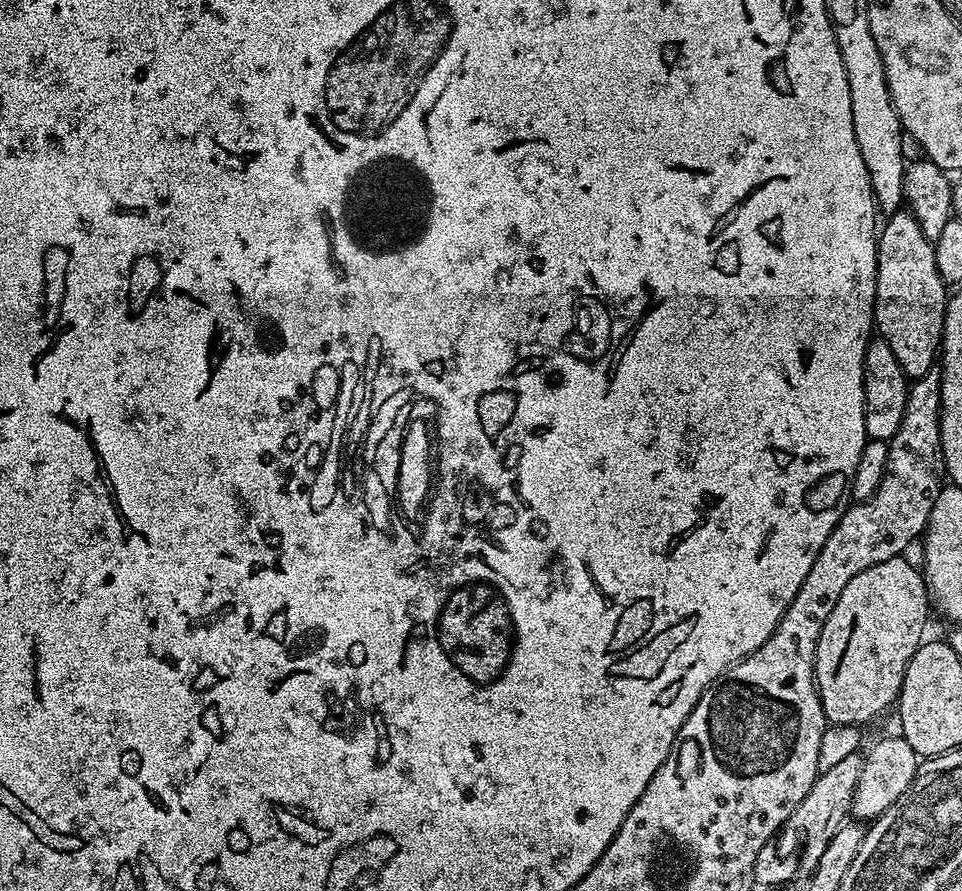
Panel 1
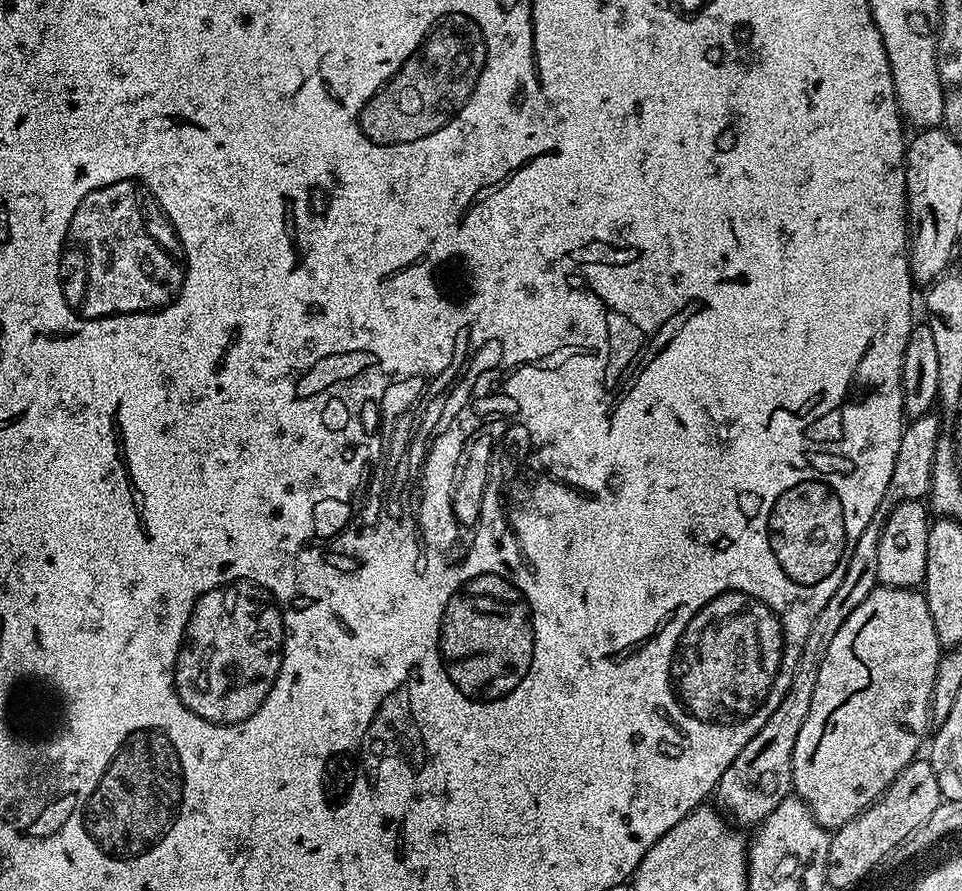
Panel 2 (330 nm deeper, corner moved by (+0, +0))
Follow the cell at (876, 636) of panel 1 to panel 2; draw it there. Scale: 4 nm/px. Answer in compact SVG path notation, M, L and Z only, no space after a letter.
M878 586L870 594L870 598L866 598L866 602L862 602L862 606L858 606L858 610L854 610L854 614L846 618L846 622L842 622L837 636L830 641L826 658L822 658L822 666L818 670L818 683L814 685L814 698L810 702L810 714L806 714L806 722L802 722L802 730L798 730L798 742L794 742L794 758L792 759L792 786L795 795L808 803L808 809L823 828L829 830L841 828L846 822L850 822L850 818L862 814L862 810L870 807L887 790L890 782L898 778L900 771L910 761L917 759L919 752L916 751L919 750L924 735L926 735L926 740L930 732L928 707L932 701L934 674L938 670L941 655L942 645L934 630L934 618L930 618L930 610L926 606L923 591Z

